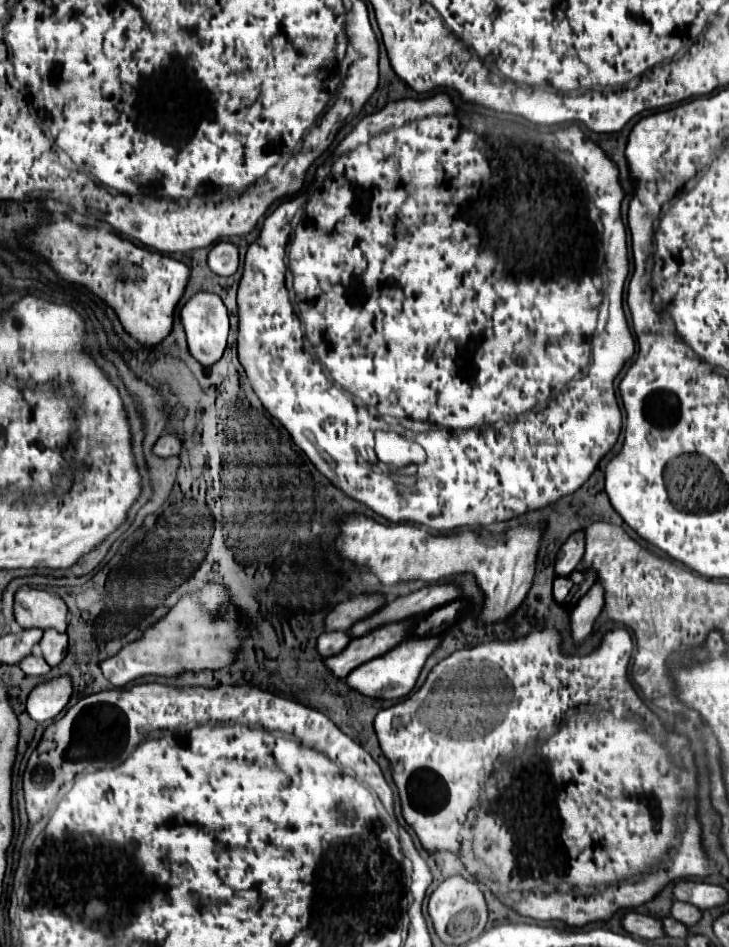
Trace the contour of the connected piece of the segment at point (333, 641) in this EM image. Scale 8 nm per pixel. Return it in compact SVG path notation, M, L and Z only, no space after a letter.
M327 631L321 633L321 637L317 639L317 651L325 657L337 655L341 653L351 641L351 635L347 631Z

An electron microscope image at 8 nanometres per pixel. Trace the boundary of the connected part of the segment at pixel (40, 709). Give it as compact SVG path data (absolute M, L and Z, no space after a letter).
M61 675L49 681L39 683L27 699L27 713L37 723L55 719L65 705L69 703L69 697L73 693L73 681L71 675Z

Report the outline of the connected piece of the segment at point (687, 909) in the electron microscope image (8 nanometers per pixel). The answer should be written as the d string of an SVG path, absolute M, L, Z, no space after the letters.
M675 901L675 903L673 903L673 909L671 909L671 917L675 917L675 919L681 921L681 923L685 923L687 927L693 927L695 923L701 921L703 913L701 913L701 909L697 909L697 907L689 905L689 903Z

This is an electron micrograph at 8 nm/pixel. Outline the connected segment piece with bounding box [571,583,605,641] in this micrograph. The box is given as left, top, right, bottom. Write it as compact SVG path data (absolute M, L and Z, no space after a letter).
M595 583L587 595L583 595L577 603L577 607L573 609L573 615L571 615L571 631L573 631L573 637L575 641L583 641L591 629L593 629L593 623L597 619L597 615L601 613L601 607L605 603L605 597L603 597L605 591L601 591L601 583Z

